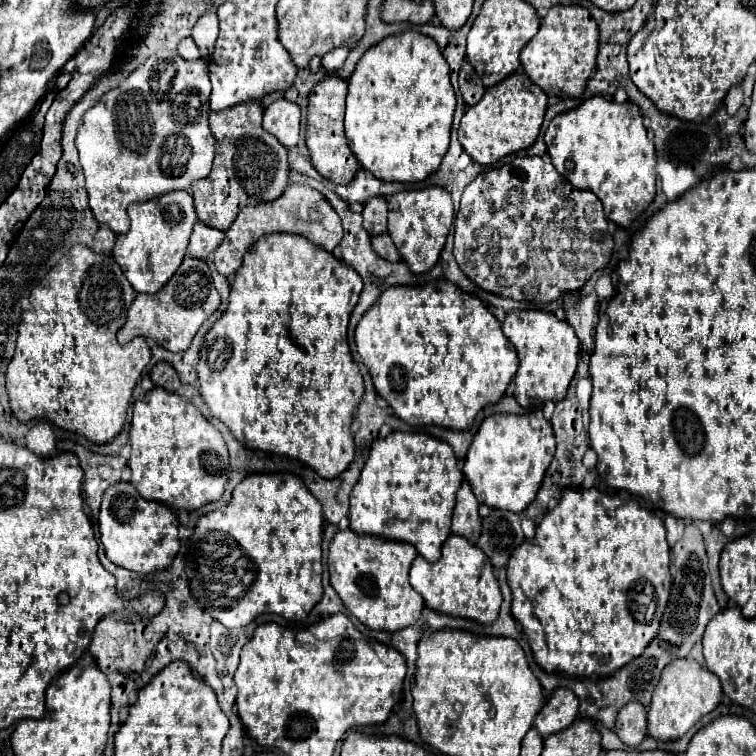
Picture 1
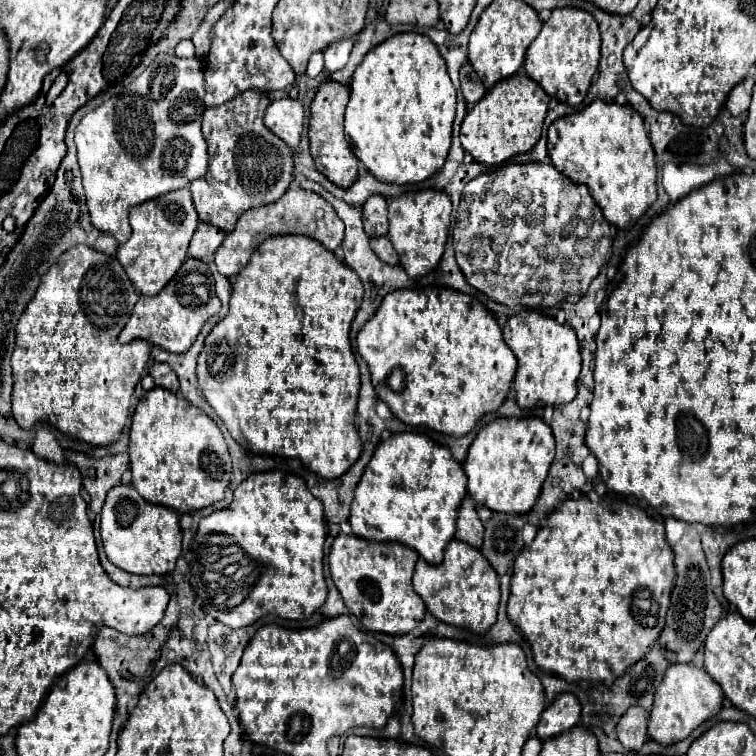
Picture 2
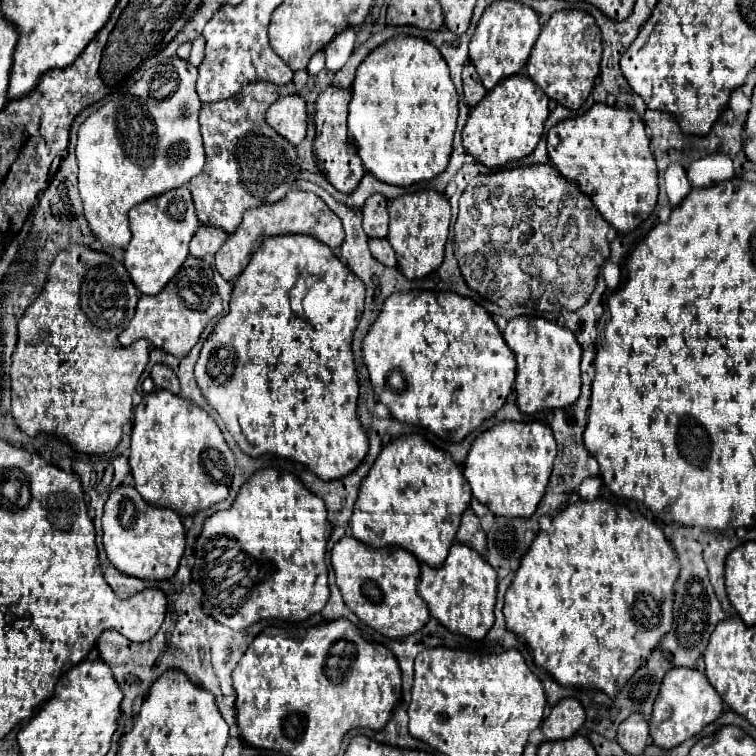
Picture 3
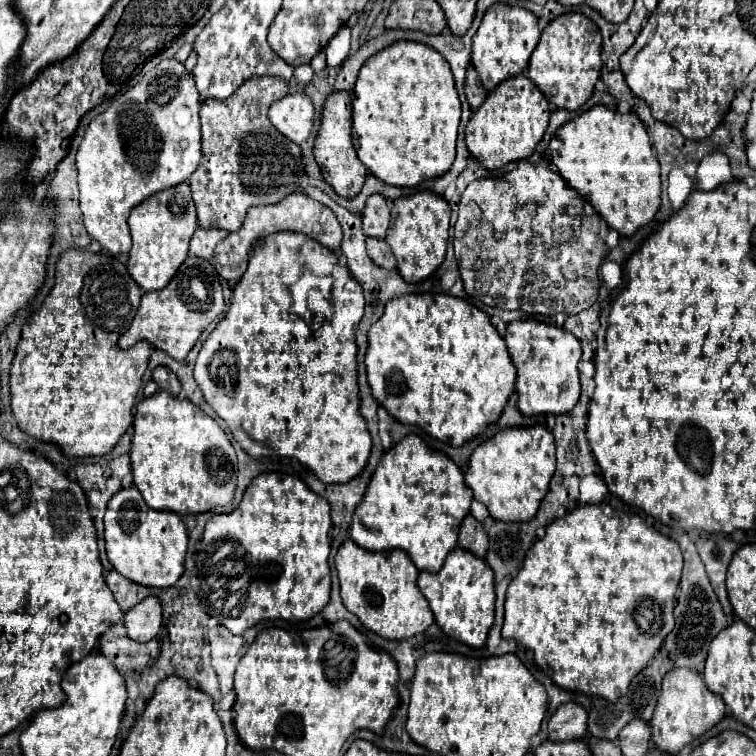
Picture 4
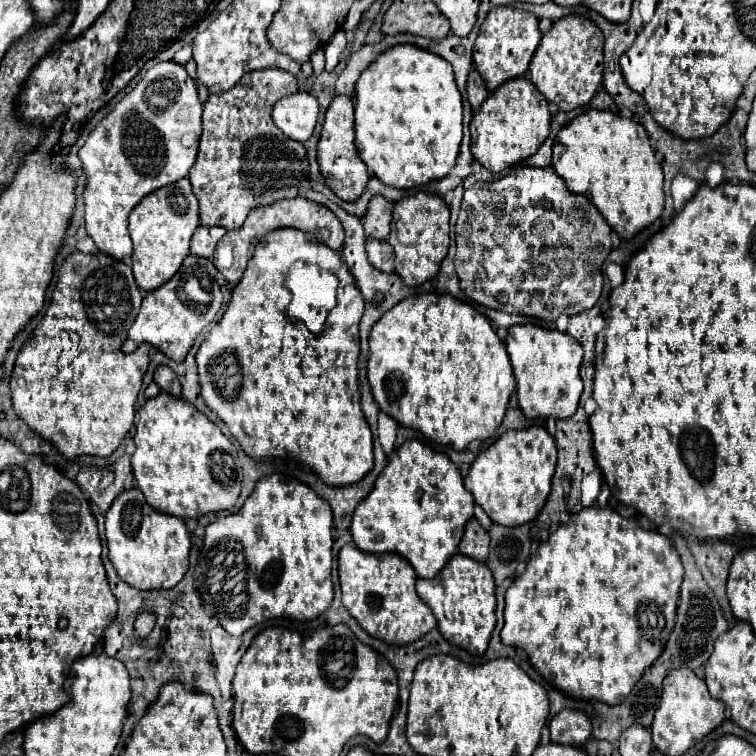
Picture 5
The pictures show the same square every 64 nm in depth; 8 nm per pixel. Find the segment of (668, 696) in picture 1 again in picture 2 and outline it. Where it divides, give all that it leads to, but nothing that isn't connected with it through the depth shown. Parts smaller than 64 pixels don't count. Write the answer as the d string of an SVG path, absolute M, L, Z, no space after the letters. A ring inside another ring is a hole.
M670 664L660 688L654 696L654 706L648 720L648 736L660 744L674 744L690 736L694 728L698 728L706 718L718 714L722 708L722 692L720 686L708 676L704 668L694 664Z

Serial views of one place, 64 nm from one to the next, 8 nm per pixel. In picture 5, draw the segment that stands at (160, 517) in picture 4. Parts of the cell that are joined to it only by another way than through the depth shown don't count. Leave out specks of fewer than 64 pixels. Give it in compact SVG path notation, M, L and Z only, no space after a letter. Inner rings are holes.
M136 486L124 490L112 502L112 508L108 508L106 542L108 558L112 560L118 576L134 588L168 590L174 588L188 570L190 534L184 520L150 508Z

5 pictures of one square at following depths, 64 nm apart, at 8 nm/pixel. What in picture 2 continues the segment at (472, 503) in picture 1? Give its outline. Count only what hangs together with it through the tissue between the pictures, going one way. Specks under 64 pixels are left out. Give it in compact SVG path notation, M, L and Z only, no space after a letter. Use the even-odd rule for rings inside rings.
M466 496L458 508L458 518L456 518L456 540L462 540L474 548L482 546L482 536L484 536L484 526L478 518L476 504L472 496Z

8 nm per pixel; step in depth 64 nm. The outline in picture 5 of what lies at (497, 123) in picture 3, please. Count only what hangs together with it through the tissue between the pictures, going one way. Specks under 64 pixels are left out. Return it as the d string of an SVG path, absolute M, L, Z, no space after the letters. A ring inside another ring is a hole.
M512 78L496 88L488 100L474 112L470 122L470 152L490 172L500 172L528 156L536 154L550 130L548 100L534 88L528 78Z

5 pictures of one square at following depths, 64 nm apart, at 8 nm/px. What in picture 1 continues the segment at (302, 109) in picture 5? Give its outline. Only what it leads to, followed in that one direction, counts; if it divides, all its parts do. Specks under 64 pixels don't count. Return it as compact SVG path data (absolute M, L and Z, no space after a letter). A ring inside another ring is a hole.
M284 98L272 102L264 110L262 126L266 132L278 138L284 148L292 148L298 144L300 138L300 108L294 102Z

